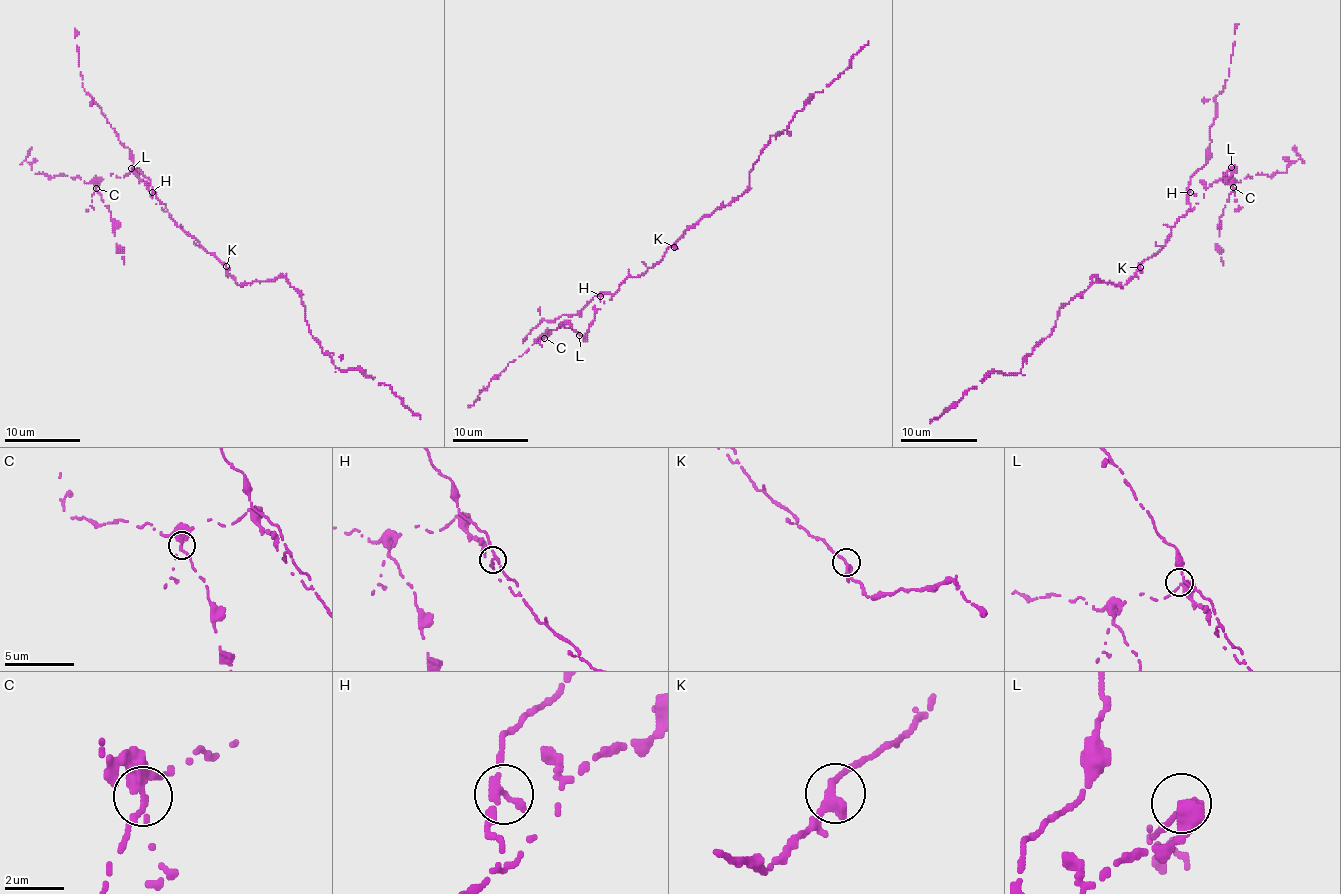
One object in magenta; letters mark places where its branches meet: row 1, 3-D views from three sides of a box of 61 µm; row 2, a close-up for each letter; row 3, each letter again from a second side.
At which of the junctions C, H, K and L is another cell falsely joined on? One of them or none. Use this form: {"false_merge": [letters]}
{"false_merge": ["C"]}

